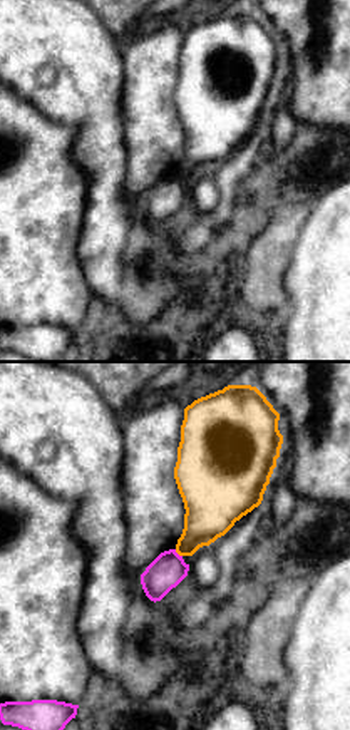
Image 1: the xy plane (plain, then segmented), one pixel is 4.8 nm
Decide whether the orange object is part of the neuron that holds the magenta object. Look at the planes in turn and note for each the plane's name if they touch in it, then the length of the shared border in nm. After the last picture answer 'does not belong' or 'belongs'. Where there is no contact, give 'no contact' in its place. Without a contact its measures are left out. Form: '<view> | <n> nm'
xy | 50 nm

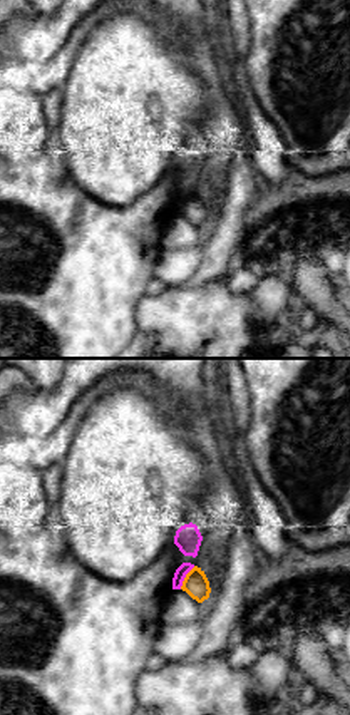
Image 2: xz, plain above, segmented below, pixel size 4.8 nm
xz | 130 nm

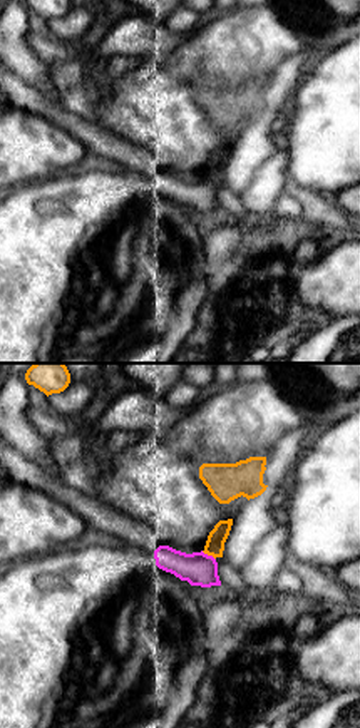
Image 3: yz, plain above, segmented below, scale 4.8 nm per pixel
yz | 80 nm

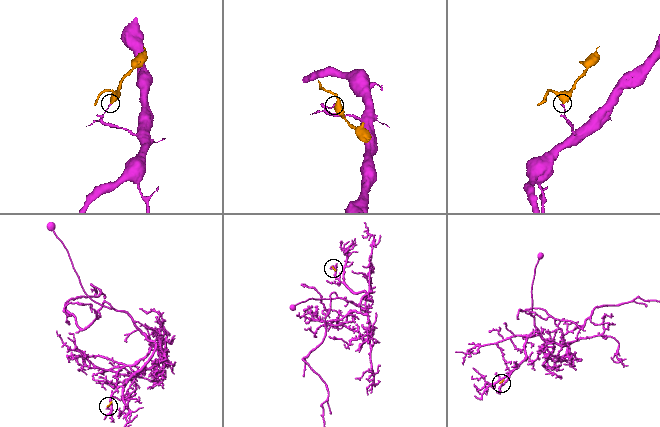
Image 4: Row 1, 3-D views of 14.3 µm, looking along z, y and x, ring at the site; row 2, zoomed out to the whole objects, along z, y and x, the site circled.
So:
does not belong

